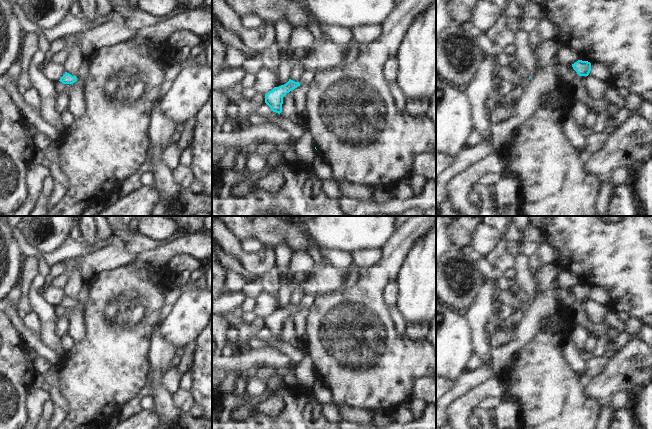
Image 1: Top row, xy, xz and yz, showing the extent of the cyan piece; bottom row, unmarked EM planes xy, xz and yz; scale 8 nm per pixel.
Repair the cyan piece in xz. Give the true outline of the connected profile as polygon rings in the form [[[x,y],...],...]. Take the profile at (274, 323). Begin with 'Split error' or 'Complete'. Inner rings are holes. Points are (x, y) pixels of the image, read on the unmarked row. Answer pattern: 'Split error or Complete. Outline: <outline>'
Complete. Outline: [[[291,303],[279,311],[274,311],[271,315],[265,318],[265,327],[271,332],[271,335],[280,338],[282,336],[283,321],[300,310],[299,306]]]

